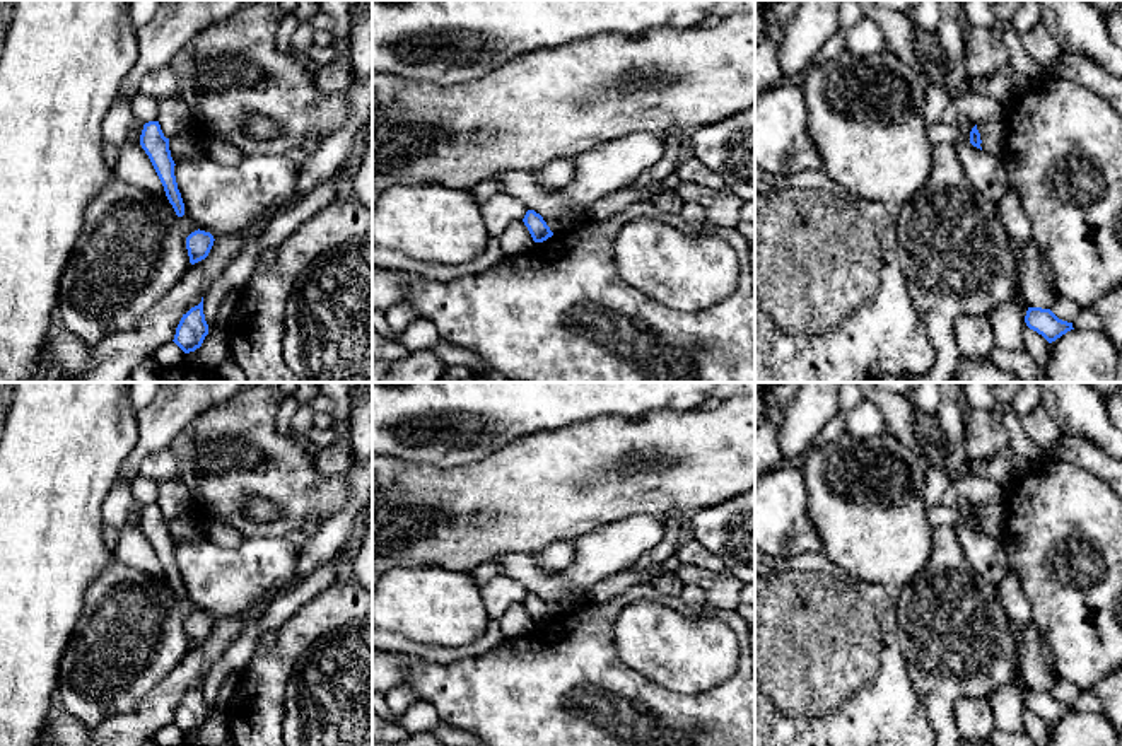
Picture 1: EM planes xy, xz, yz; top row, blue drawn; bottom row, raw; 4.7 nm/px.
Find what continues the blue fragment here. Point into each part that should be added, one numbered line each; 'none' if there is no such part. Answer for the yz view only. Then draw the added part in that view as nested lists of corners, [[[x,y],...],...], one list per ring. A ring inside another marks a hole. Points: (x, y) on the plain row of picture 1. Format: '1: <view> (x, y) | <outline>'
none

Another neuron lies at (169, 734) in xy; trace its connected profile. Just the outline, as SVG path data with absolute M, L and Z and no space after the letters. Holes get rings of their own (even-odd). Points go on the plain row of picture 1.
M169 724L155 732L154 741L157 746L181 746L184 734L174 724Z

